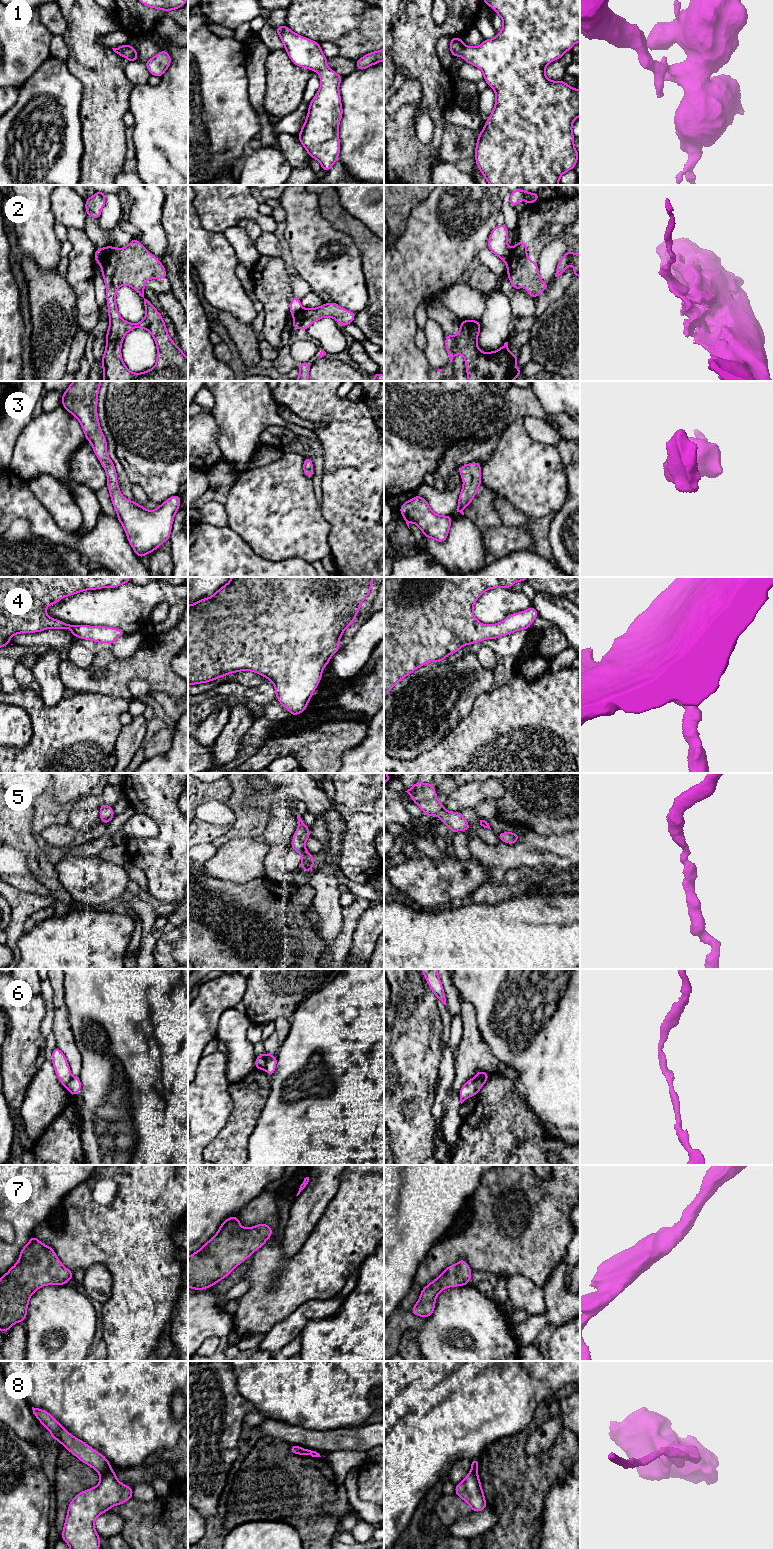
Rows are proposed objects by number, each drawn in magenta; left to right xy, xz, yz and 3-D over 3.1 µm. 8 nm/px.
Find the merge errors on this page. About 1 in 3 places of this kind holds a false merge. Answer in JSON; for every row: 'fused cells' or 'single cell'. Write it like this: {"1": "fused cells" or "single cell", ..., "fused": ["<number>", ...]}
{"1": "single cell", "2": "fused cells", "3": "single cell", "4": "single cell", "5": "single cell", "6": "fused cells", "7": "single cell", "8": "fused cells", "fused": ["2", "6", "8"]}

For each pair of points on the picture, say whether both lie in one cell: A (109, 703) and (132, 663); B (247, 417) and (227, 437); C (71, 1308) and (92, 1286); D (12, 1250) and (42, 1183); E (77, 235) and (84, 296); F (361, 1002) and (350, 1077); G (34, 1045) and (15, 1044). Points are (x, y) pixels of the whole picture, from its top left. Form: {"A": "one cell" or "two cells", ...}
{"A": "two cells", "B": "one cell", "C": "two cells", "D": "one cell", "E": "one cell", "F": "one cell", "G": "one cell"}

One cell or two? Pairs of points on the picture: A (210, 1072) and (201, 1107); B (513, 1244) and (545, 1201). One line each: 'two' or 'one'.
A: one
B: one

